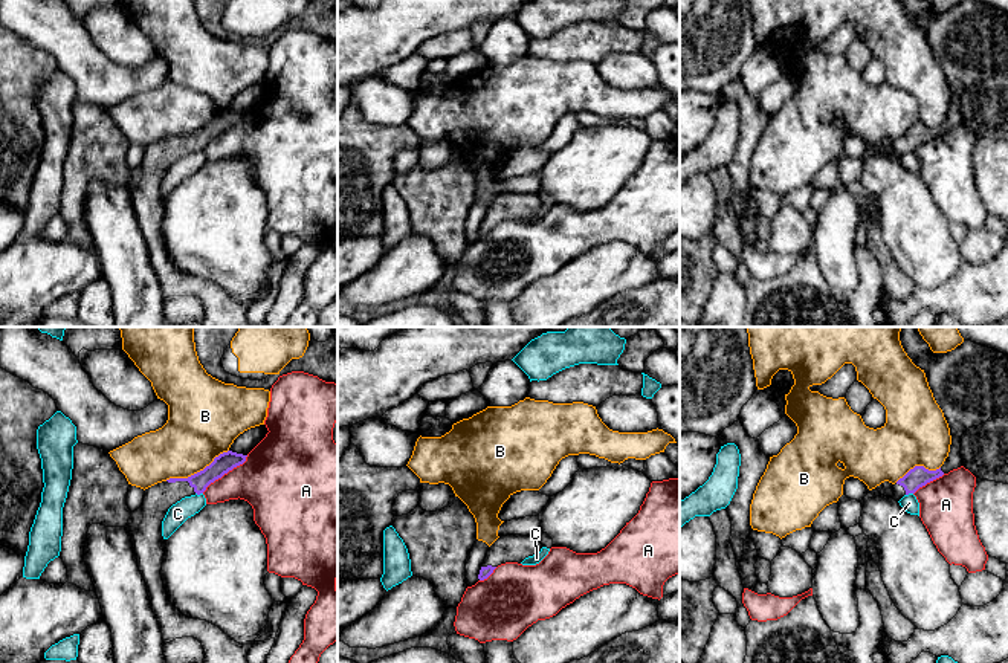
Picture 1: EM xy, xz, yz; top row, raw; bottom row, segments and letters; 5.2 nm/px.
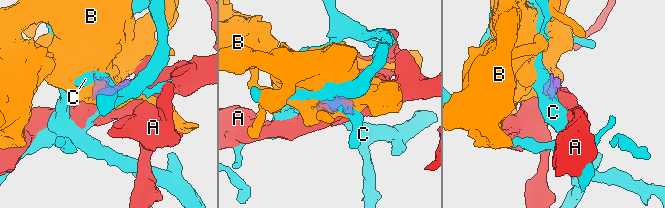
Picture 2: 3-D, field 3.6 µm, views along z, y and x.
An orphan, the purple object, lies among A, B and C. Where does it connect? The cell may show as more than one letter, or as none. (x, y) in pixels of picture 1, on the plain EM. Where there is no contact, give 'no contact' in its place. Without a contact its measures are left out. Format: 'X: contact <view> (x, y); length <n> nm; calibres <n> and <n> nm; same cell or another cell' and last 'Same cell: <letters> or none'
A: contact xy (225, 130); length 320 nm; calibres 100 and 340 nm; another cell
B: contact xy (197, 130); length 380 nm; calibres 100 and 360 nm; another cell
C: contact xy (199, 152); length 40 nm; calibres 100 and 110 nm; another cell
Same cell: none

